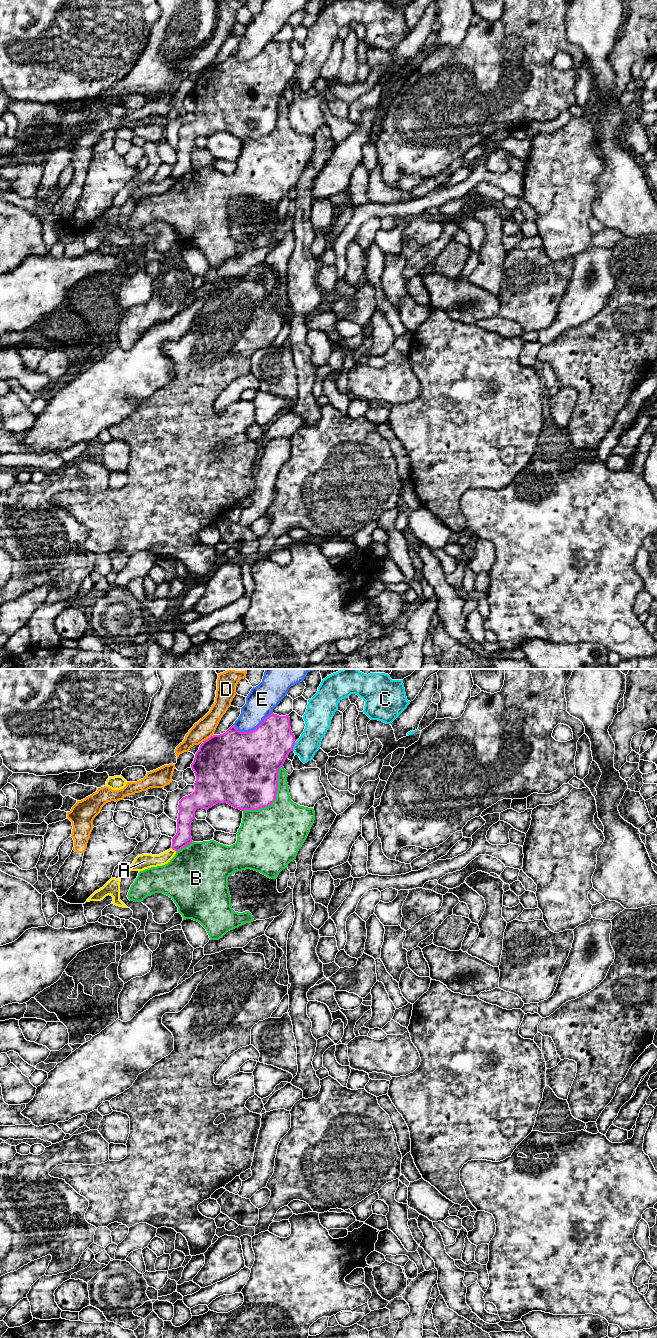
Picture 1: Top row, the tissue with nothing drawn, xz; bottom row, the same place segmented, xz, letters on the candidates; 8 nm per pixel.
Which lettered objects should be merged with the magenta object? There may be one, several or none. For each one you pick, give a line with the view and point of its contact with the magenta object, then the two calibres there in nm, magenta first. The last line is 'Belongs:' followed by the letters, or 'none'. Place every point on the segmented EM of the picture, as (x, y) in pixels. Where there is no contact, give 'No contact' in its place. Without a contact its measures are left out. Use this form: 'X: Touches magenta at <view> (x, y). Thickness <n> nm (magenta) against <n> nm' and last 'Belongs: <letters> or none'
Belongs: none

